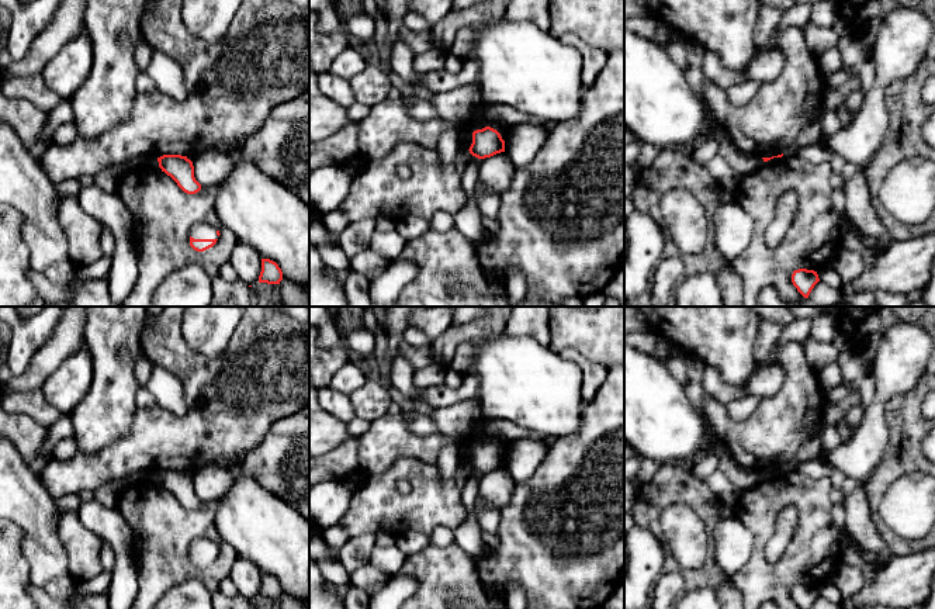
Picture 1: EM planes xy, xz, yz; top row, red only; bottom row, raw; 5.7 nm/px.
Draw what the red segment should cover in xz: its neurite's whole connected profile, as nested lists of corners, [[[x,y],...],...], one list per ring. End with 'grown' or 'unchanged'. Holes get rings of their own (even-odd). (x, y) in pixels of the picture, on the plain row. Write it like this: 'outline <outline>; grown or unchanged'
outline [[[485,442],[472,447],[472,459],[468,466],[478,474],[491,473],[505,467],[505,456],[496,444]]]; unchanged

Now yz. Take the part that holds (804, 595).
outline [[[799,584],[792,589],[792,598],[800,609],[810,609],[818,596],[818,589],[814,585]]]; unchanged

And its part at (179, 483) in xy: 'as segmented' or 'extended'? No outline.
as segmented

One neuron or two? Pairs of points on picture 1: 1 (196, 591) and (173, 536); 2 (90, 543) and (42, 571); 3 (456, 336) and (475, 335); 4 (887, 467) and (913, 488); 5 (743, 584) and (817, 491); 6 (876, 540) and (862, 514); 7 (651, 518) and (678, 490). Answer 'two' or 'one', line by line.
1: two
2: two
3: one
4: two
5: one
6: one
7: one

